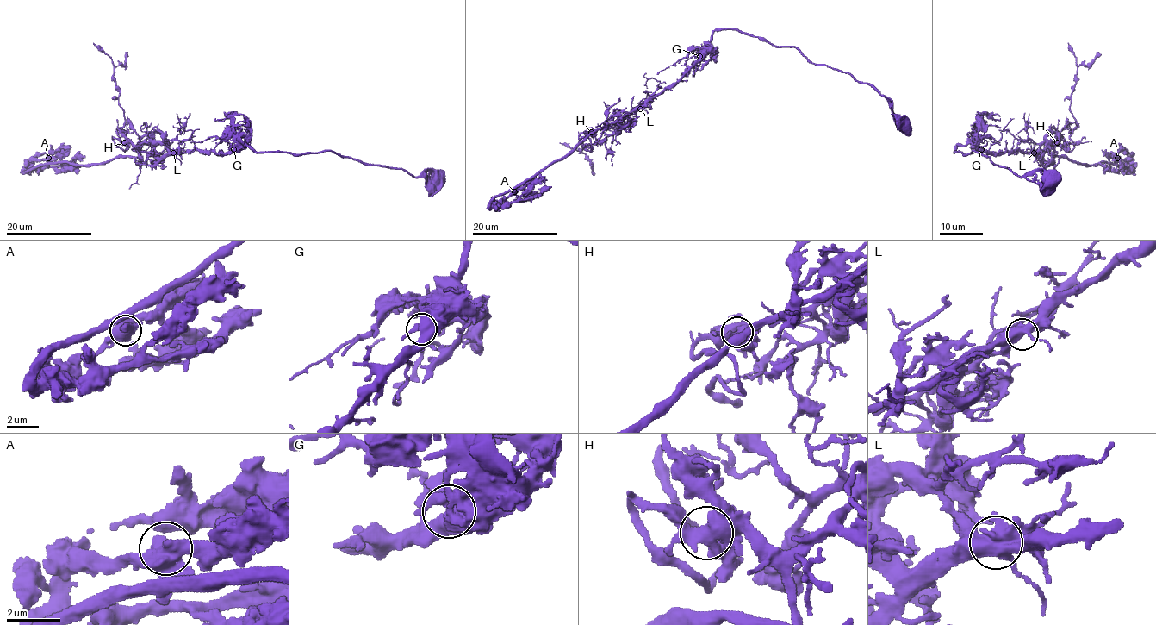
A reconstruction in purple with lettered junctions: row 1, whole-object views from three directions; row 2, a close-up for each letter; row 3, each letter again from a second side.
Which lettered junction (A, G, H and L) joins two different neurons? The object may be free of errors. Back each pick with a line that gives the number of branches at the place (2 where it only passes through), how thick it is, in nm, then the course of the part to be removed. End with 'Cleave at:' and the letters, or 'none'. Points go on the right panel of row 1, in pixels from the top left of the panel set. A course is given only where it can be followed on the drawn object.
L: branches 3; calibre 550 nm; course (1034, 153), (1061, 137), (1063, 147), (1070, 151), (1074, 145), (1077, 58), (1068, 43)
Cleave at: L

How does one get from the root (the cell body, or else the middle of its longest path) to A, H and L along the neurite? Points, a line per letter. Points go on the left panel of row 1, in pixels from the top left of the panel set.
A: (441, 178), (331, 151), (254, 152), (244, 143), (223, 153), (167, 153), (150, 164), (48, 158)
H: (441, 178), (331, 151), (254, 152), (242, 143), (223, 153), (171, 152), (124, 142)
L: (441, 178), (431, 169), (412, 177), (331, 151), (254, 152), (242, 143), (223, 153), (173, 153)

